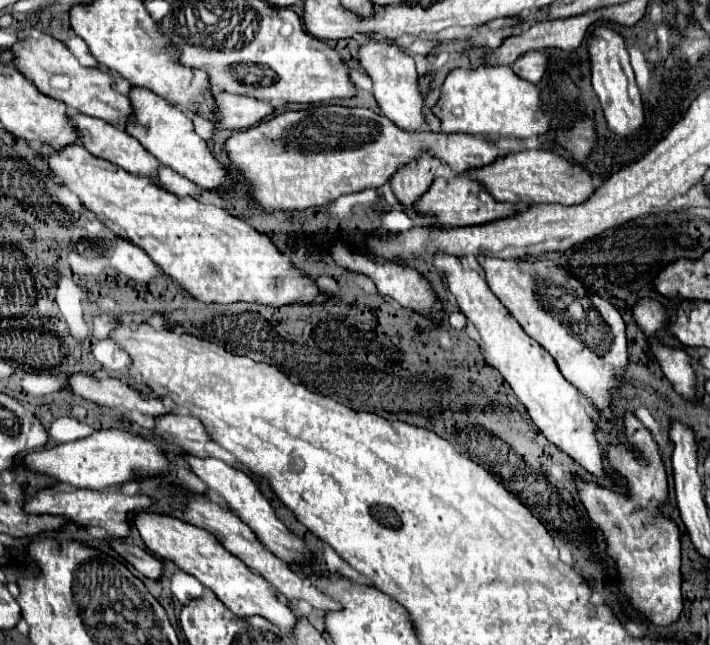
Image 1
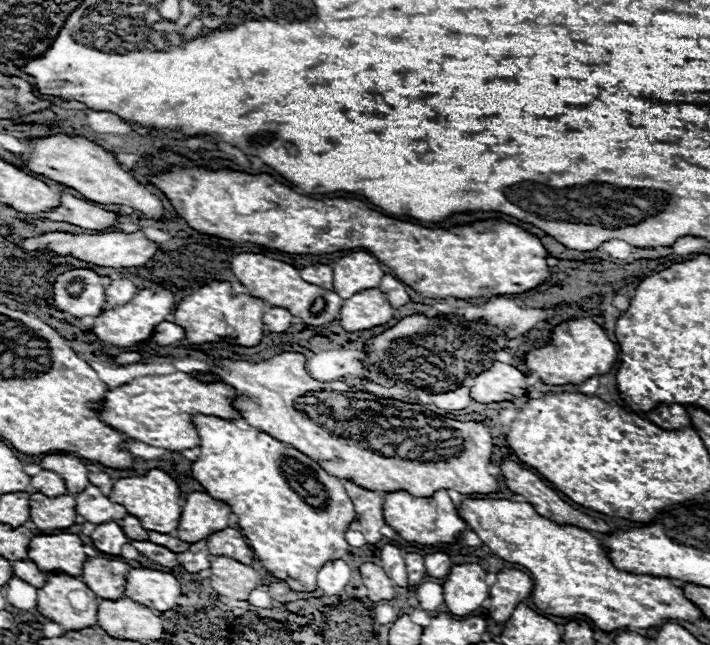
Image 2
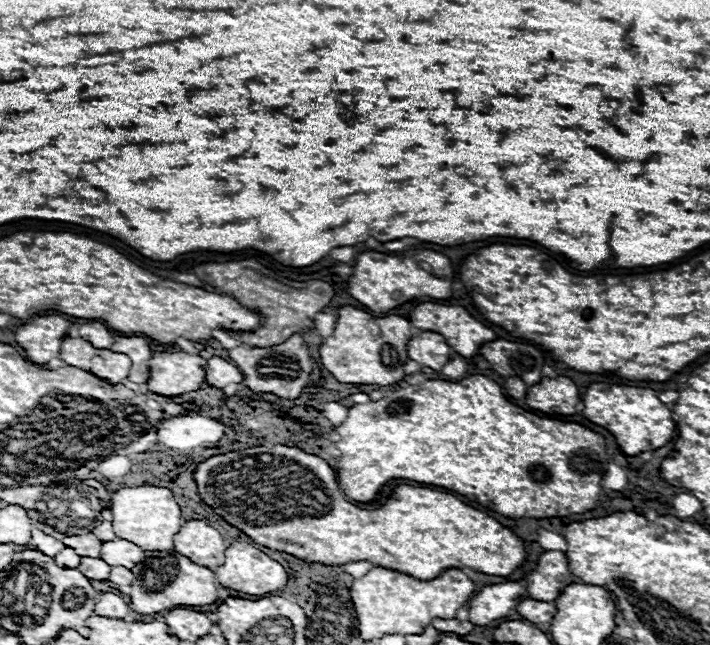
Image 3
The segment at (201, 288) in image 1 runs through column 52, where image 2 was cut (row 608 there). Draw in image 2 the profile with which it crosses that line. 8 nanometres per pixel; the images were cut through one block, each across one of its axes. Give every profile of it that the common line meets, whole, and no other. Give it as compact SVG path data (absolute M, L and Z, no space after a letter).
M132 568L126 576L126 596L142 606L166 612L178 606L182 590L180 582L168 572Z

